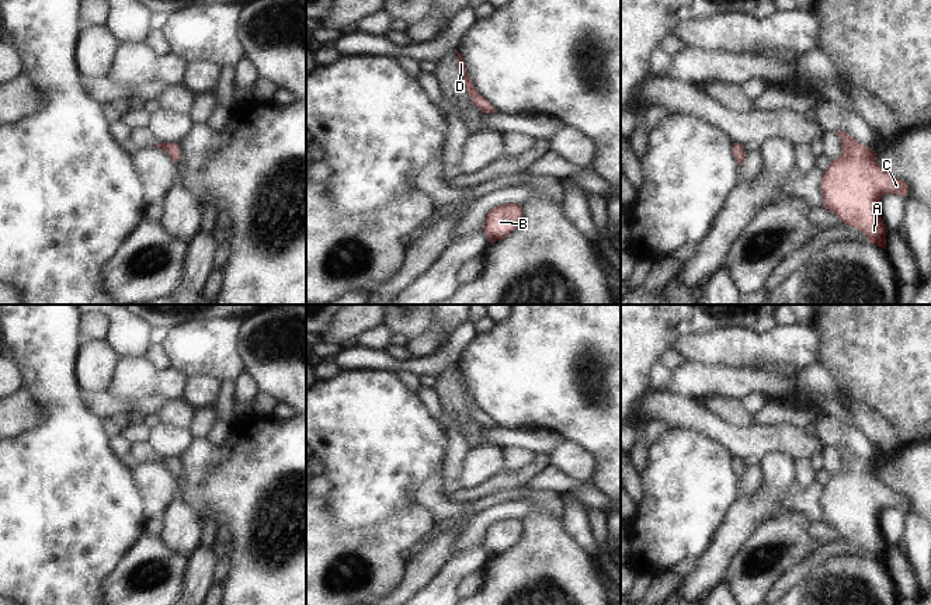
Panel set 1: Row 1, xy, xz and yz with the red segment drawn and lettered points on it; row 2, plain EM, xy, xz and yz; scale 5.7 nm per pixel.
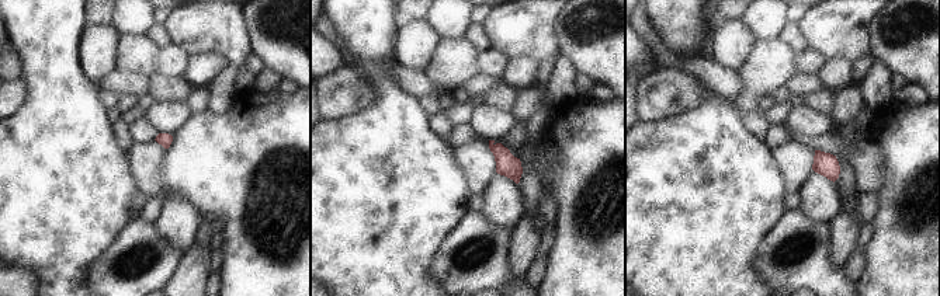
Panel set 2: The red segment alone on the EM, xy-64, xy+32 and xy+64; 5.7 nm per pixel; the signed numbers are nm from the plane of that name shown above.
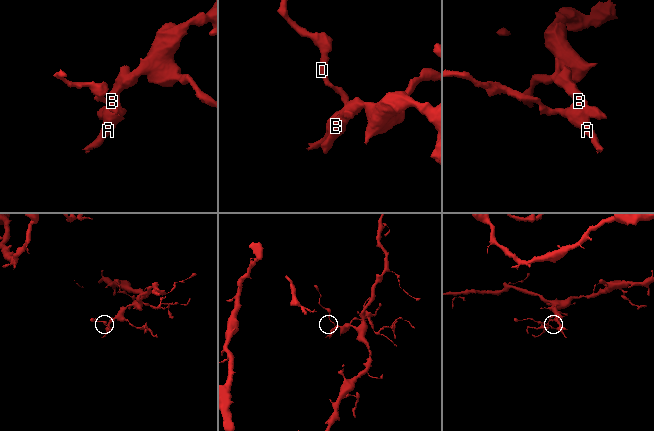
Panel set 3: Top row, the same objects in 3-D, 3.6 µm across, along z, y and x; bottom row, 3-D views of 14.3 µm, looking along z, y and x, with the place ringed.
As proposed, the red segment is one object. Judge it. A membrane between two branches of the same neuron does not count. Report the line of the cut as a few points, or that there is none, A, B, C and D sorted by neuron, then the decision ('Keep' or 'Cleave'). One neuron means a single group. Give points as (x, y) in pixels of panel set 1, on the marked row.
No split. Groups: A B C D. Keep

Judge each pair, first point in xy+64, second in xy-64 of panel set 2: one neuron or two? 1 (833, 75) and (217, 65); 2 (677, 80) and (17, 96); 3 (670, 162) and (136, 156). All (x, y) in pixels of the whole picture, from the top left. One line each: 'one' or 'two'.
1: one
2: one
3: two

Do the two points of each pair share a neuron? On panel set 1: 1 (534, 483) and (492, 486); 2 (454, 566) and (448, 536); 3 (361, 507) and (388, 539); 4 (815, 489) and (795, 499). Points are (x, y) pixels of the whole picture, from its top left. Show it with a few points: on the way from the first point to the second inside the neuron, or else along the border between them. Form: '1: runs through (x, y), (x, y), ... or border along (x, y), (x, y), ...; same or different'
1: border along (549, 465), (527, 484); different
2: border along (451, 555), (430, 580); different
3: border along (403, 507), (372, 524), (354, 529), (341, 529); different
4: runs through (810, 493), (805, 499), (799, 499); same

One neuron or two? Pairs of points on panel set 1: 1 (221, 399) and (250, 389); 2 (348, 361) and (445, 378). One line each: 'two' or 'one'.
1: two
2: two

